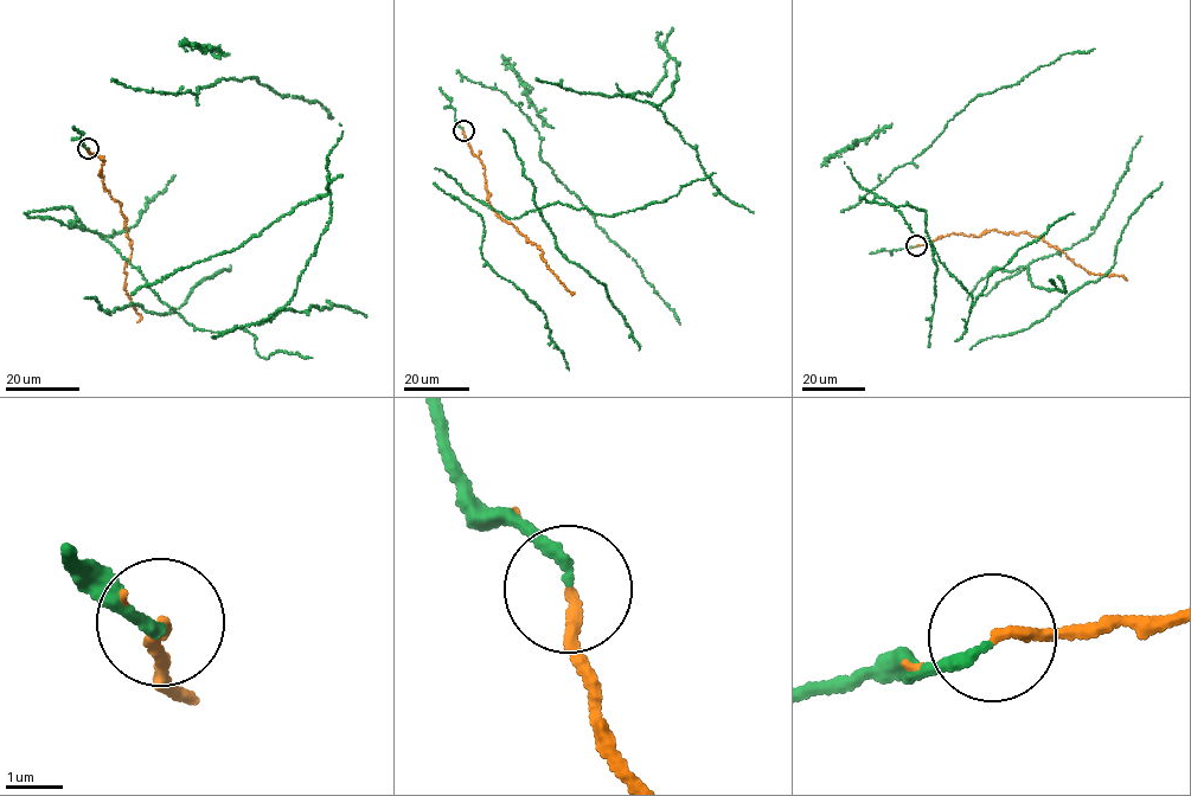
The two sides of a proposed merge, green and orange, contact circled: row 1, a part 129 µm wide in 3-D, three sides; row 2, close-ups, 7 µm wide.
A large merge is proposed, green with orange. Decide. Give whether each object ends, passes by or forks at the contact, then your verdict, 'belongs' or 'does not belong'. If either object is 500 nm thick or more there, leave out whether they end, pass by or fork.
green ends there; orange passes by; belongs

